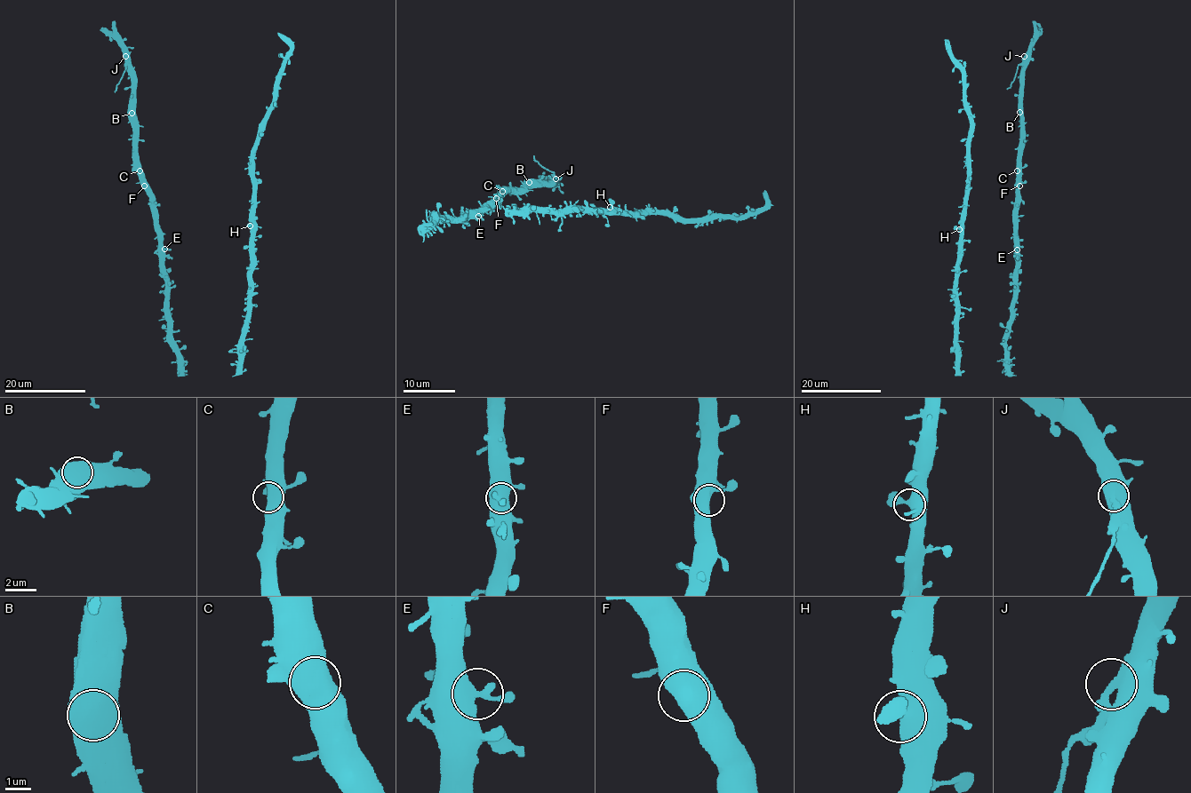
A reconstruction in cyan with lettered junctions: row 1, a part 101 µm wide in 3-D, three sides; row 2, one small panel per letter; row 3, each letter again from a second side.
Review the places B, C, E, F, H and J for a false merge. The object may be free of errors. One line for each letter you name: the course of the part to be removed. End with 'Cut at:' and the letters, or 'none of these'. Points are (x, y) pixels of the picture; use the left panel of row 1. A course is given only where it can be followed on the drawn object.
J: Course of the part to remove: (126, 56), (125, 69), (114, 91)
Cut at: J

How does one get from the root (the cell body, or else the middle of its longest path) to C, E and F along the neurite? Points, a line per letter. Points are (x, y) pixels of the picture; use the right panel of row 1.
C: (1004, 370), (1004, 340), (1011, 318), (1013, 277), (1018, 257), (1017, 170)
E: (1004, 370), (1004, 340), (1011, 318), (1017, 249)
F: (1004, 370), (1004, 340), (1011, 318), (1013, 277), (1018, 257), (1019, 186)

